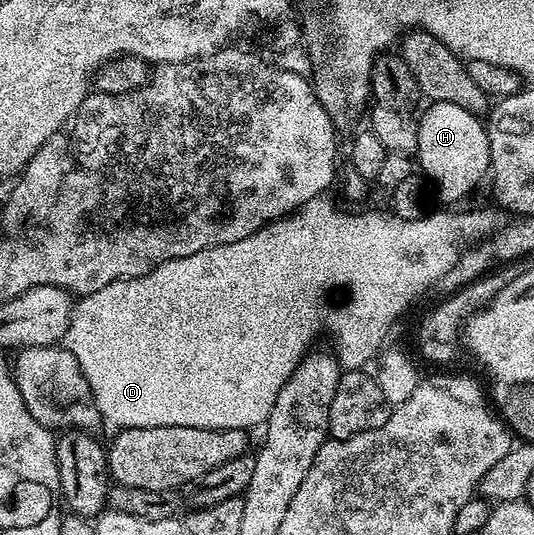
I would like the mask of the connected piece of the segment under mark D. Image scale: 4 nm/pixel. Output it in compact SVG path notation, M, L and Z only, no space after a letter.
M326 195L313 198L309 202L305 202L299 208L294 209L291 215L281 219L275 220L272 224L267 224L261 230L257 230L253 234L249 234L249 238L241 238L241 242L229 242L228 244L222 244L221 246L213 246L212 248L206 248L201 250L197 254L189 254L185 258L173 258L167 260L161 266L157 266L153 270L149 270L149 274L144 276L138 276L137 278L129 278L128 280L118 280L113 282L109 286L101 286L101 290L97 290L93 294L82 297L71 309L71 321L69 322L69 330L65 337L65 347L68 348L73 354L73 358L77 358L77 366L81 366L81 374L85 374L85 382L89 382L89 390L93 394L95 404L99 407L100 417L104 421L107 420L111 424L116 424L116 429L122 430L125 428L148 428L149 426L197 426L198 428L241 428L244 430L252 430L264 423L270 411L273 410L273 404L277 399L277 394L280 393L281 388L285 386L285 382L304 357L312 351L313 345L311 343L315 340L315 335L318 334L322 328L327 328L327 332L331 335L331 340L335 343L333 348L334 355L337 357L338 362L344 369L347 370L363 370L368 366L367 363L371 359L380 355L381 349L384 347L383 339L387 336L387 327L390 326L391 320L395 320L403 311L406 310L407 304L411 304L418 298L422 292L426 293L432 286L433 282L437 282L437 278L441 278L441 274L445 274L445 270L449 270L449 266L453 266L453 262L457 262L457 258L462 252L467 251L469 246L474 246L487 239L488 236L493 235L495 232L500 231L509 224L509 216L504 209L498 206L490 206L491 208L483 208L480 212L451 212L455 210L443 210L447 212L435 212L426 214L420 220L417 221L405 221L404 218L399 218L392 214L390 211L386 212L342 212L333 201L327 200Z

